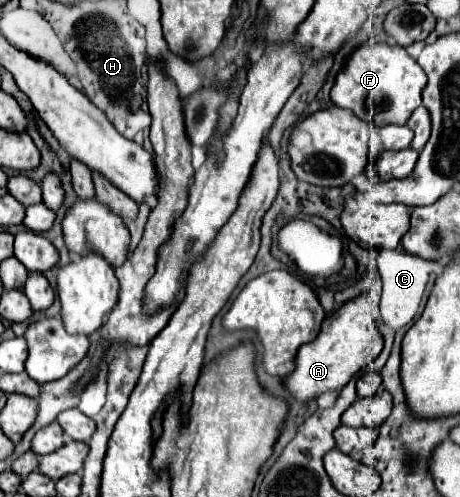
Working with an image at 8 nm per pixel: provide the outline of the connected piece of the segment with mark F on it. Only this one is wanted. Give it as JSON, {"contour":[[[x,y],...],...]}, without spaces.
{"contour":[[[367,42],[351,54],[347,66],[337,74],[335,86],[331,88],[331,100],[377,128],[387,124],[403,126],[413,110],[421,106],[421,90],[425,84],[425,72],[403,46],[393,42]]]}

